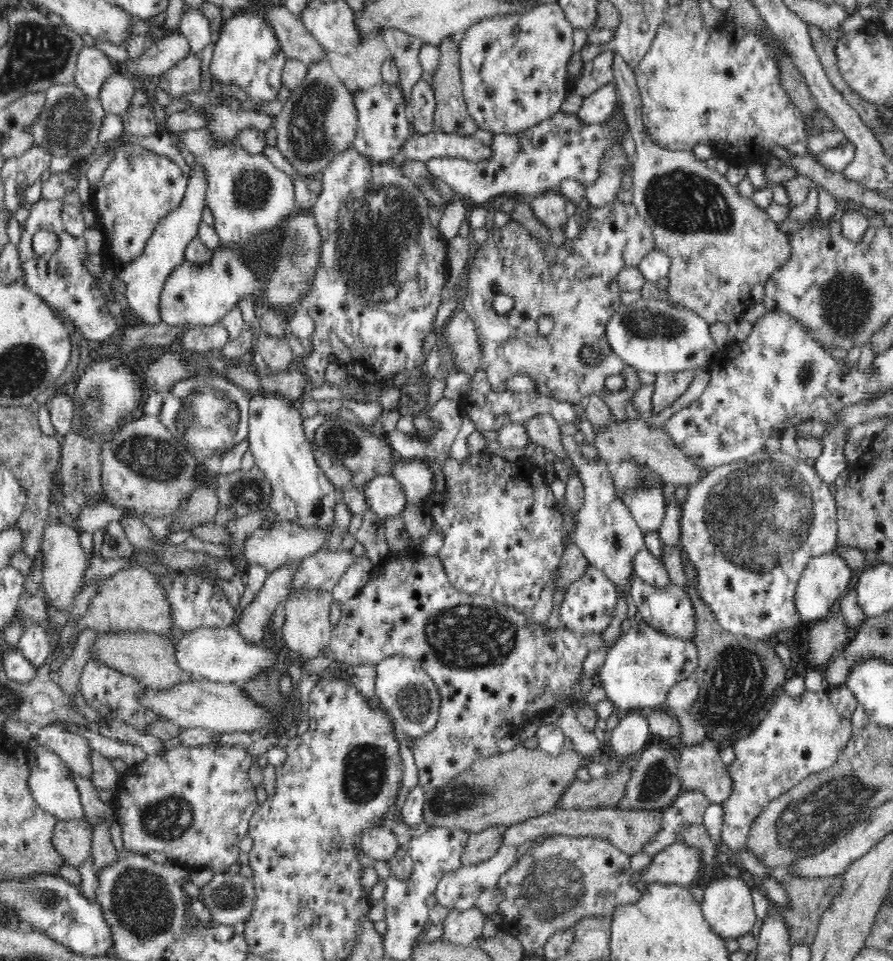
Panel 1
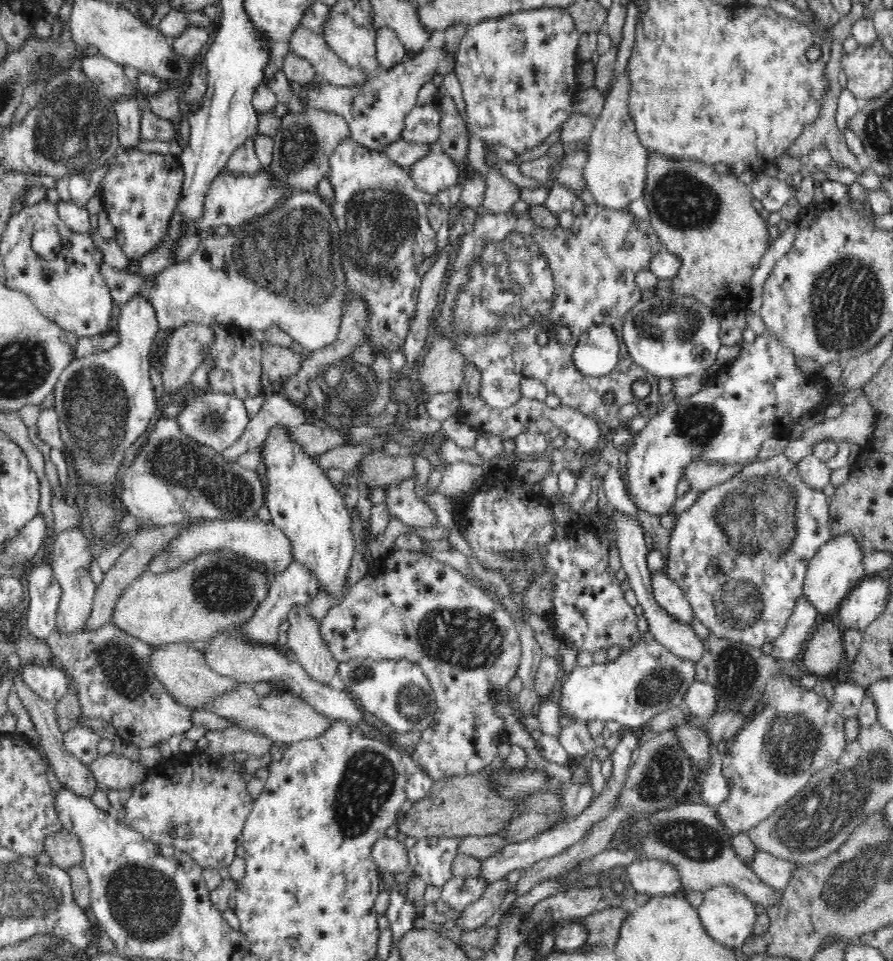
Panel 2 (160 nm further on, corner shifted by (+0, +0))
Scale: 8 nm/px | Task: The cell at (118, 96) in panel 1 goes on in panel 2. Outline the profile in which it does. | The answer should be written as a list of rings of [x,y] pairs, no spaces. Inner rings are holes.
[[[122,96],[114,100],[114,109],[118,117],[118,140],[121,148],[132,148],[140,140],[140,112],[142,101],[136,96]]]

